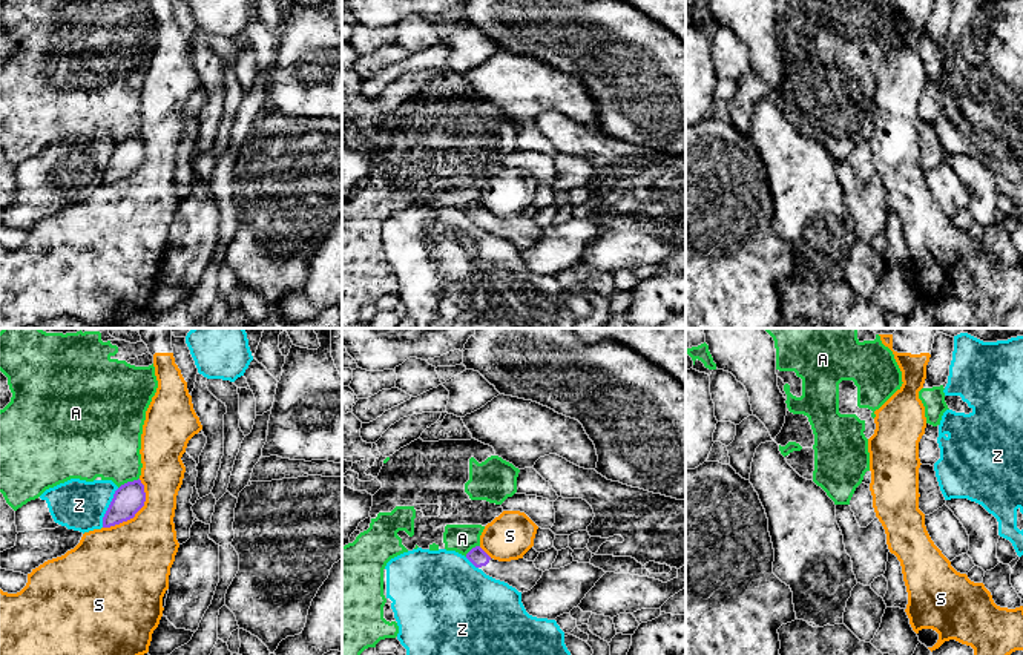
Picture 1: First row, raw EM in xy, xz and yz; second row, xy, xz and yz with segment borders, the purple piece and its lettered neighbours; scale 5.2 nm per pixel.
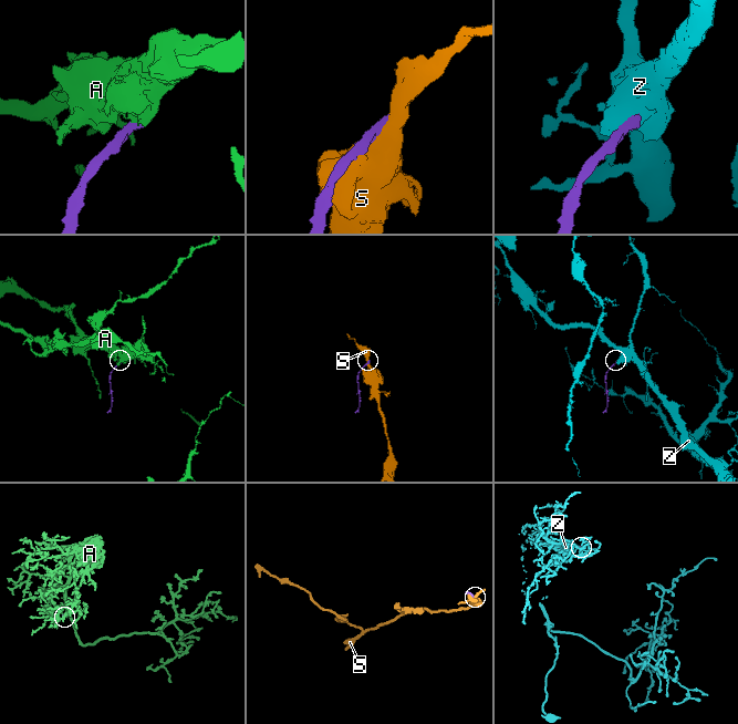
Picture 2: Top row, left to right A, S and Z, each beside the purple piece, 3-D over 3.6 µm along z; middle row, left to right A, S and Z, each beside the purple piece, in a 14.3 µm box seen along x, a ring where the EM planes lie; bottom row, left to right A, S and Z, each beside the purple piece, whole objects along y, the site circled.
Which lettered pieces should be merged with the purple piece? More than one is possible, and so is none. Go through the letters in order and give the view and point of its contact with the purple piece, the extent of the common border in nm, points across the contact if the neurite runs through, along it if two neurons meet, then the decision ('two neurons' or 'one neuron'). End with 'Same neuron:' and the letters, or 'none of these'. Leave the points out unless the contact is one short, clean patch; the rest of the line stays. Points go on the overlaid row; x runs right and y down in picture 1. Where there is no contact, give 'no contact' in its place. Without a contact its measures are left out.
A: contact xy (128, 482); length 130 nm; border xy (138, 477), (124, 482), (118, 488); two neurons
S: contact xy (137, 511); length 320 nm; two neurons
Z: contact xy (108, 508); length 220 nm; border xy (118, 488), (103, 517), (101, 526); two neurons
Same neuron: none of these

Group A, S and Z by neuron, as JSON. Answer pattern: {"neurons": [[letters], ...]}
{"neurons": [["A"], ["S"], ["Z"]]}

